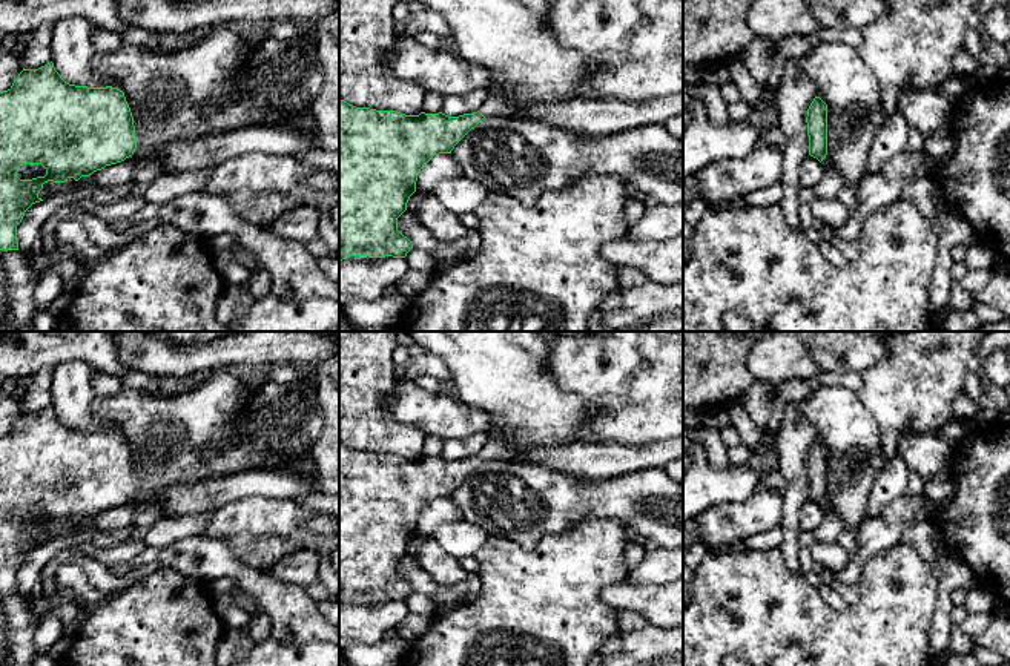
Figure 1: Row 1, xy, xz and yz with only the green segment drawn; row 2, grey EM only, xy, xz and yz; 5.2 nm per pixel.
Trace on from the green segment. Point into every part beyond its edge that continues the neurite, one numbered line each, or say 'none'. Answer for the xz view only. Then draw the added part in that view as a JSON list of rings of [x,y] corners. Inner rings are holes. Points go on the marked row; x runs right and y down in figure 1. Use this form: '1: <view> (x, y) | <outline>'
1: xz (510, 39) | [[[418,0],[427,11],[441,14],[451,28],[457,55],[476,61],[491,75],[487,98],[479,112],[513,117],[533,104],[573,100],[605,100],[592,91],[592,64],[580,51],[560,46],[546,26],[550,0]]]

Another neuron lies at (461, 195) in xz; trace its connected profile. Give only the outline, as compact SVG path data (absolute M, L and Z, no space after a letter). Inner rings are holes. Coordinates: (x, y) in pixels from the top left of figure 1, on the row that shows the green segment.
M464 175L441 181L431 192L456 215L474 212L488 196L488 190Z

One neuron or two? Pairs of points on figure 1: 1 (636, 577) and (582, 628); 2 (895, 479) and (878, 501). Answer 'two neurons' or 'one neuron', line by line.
1: two neurons
2: one neuron

